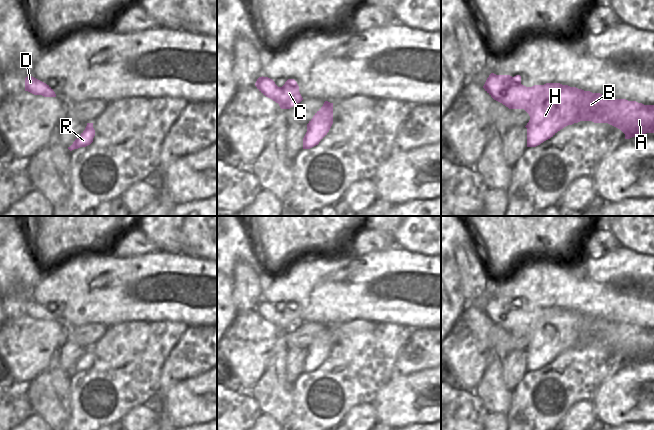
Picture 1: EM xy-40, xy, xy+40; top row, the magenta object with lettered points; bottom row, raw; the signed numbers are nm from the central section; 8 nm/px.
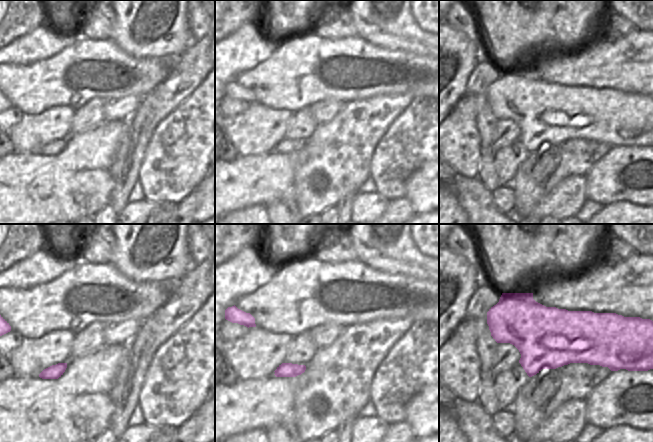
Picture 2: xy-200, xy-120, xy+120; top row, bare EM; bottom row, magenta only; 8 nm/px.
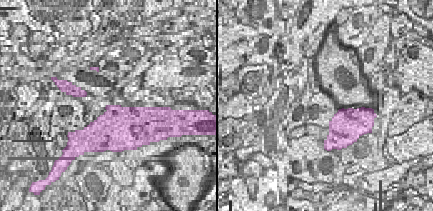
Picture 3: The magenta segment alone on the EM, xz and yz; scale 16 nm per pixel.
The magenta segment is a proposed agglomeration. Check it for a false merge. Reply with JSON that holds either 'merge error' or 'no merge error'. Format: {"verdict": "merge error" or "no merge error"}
{"verdict": "no merge error"}

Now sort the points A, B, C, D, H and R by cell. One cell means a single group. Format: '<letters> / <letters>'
A B C D H R

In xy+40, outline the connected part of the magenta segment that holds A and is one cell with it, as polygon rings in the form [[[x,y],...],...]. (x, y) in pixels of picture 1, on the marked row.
[[[491,73],[483,88],[494,100],[502,103],[509,109],[524,109],[529,114],[530,120],[525,126],[527,128],[527,147],[536,147],[553,137],[564,127],[580,121],[608,123],[620,129],[625,134],[625,139],[643,137],[646,133],[654,133],[654,105],[644,105],[626,99],[614,99],[612,97],[606,97],[600,93],[592,93],[590,91],[584,91],[560,83],[546,83],[544,85],[526,87],[521,84],[520,75],[512,77],[510,75],[496,75]]]

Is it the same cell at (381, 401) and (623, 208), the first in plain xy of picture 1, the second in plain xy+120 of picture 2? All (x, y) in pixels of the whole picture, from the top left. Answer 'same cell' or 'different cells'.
different cells

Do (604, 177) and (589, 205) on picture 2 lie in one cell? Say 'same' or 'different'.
different

